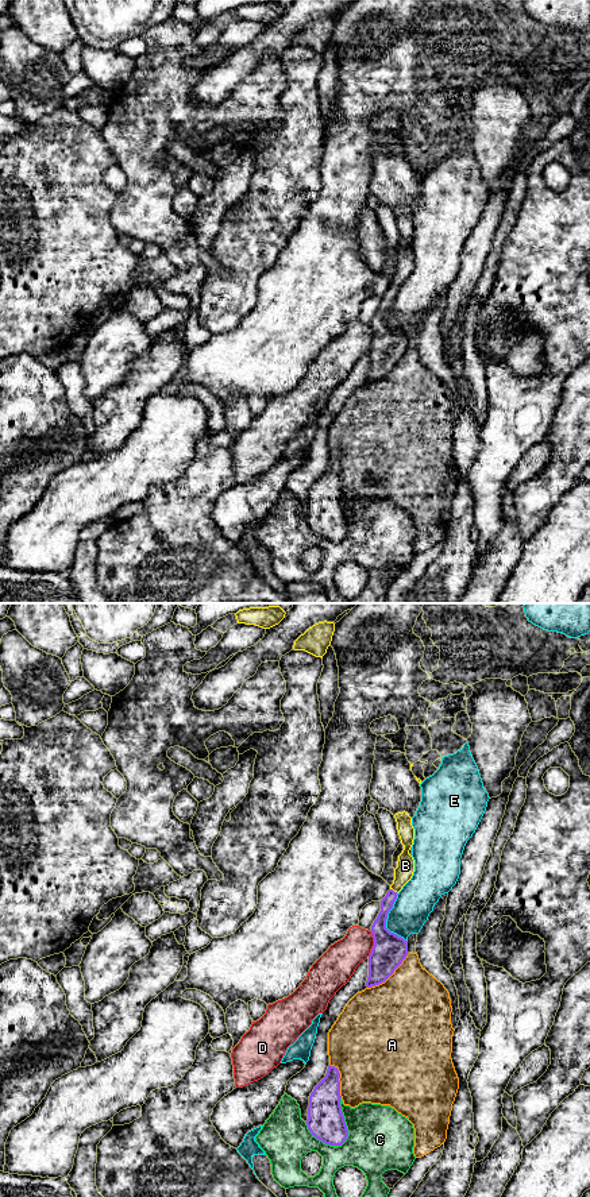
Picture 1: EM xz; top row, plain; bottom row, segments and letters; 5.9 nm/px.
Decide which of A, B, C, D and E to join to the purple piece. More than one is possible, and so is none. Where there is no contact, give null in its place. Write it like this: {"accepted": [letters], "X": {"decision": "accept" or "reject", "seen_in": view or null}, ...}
{"accepted": ["B"], "A": {"decision": "reject", "seen_in": "xz"}, "B": {"decision": "accept", "seen_in": "xz"}, "C": {"decision": "reject", "seen_in": "xz"}, "D": {"decision": "reject", "seen_in": "xz"}, "E": {"decision": "reject", "seen_in": "xz"}}

